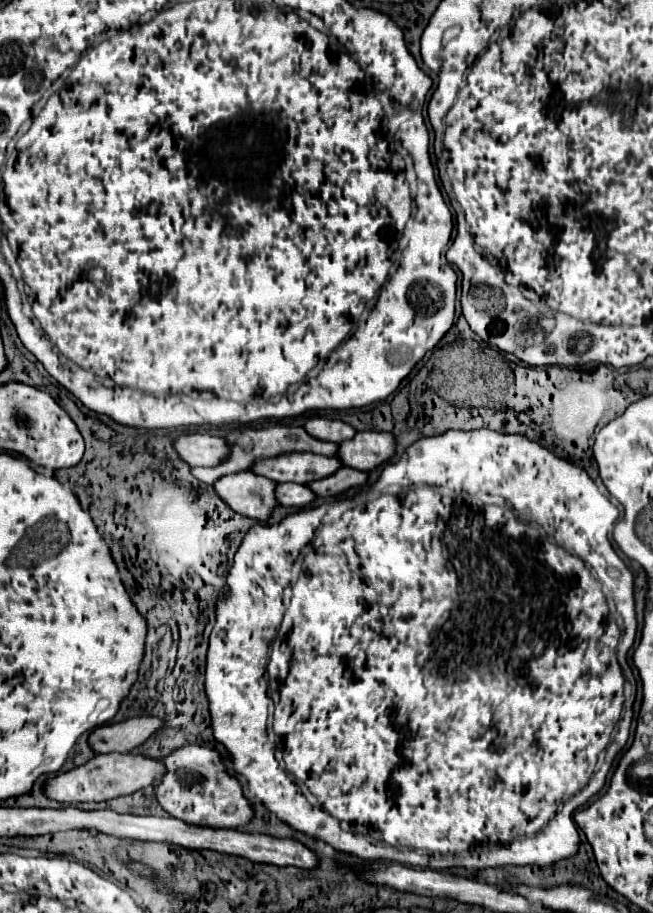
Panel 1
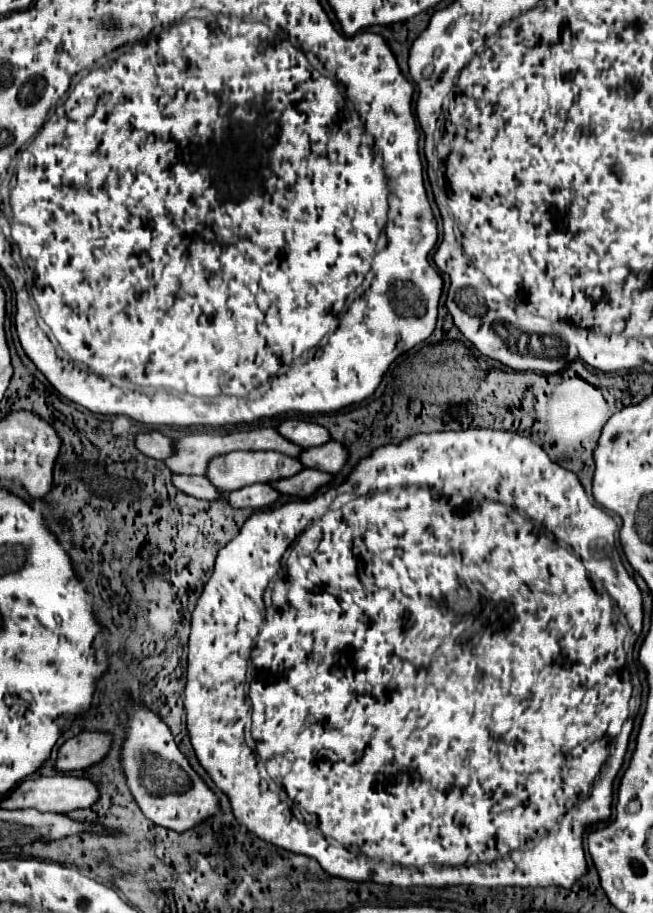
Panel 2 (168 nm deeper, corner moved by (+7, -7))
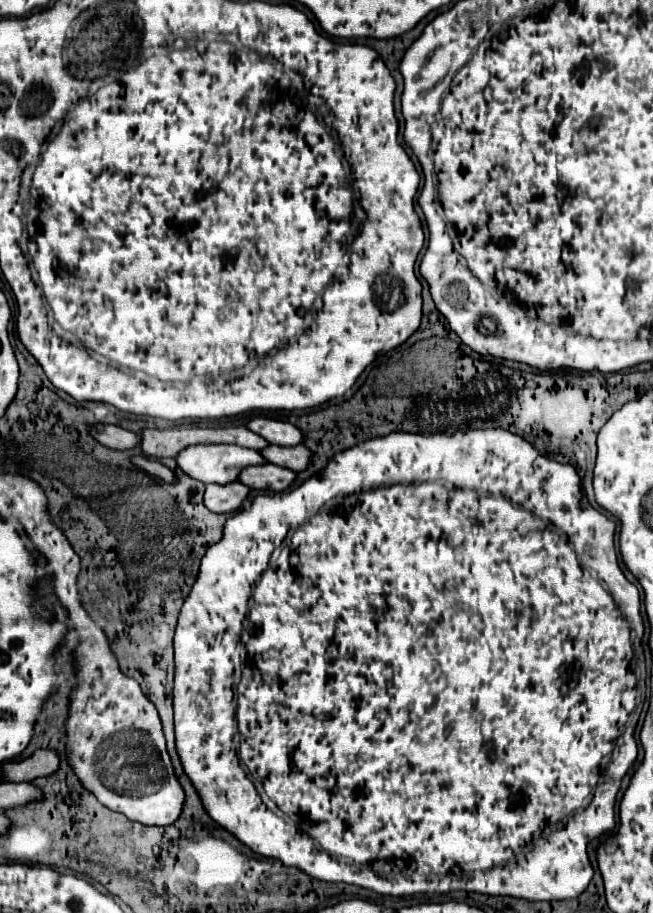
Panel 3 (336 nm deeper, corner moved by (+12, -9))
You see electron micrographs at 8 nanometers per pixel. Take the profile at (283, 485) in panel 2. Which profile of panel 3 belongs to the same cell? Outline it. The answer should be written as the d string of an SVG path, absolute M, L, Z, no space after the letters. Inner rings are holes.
M264 464L260 468L246 468L246 472L242 472L242 476L238 480L242 484L250 486L252 490L284 492L294 484L296 474L292 470L276 466L276 464Z

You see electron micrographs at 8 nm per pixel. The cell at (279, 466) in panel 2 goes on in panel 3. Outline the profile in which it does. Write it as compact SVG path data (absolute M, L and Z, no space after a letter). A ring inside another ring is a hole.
M196 444L184 448L176 462L194 480L204 484L230 484L238 480L244 468L264 466L266 458L258 450L234 444Z

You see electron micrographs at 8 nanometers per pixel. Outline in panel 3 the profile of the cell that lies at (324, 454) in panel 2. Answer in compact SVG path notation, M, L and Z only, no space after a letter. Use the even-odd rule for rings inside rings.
M298 444L294 448L268 446L262 450L262 456L266 456L270 464L276 464L276 466L282 466L294 472L302 472L312 464L312 452L304 444Z

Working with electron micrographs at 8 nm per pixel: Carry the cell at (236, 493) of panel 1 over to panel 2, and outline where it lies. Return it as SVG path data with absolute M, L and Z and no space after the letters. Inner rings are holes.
M173 474L173 486L183 490L189 496L203 498L203 500L217 500L221 492L203 476L185 476L185 474Z

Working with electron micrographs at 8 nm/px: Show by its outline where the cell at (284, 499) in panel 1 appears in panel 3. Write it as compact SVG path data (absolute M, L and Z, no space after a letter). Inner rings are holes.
M234 482L226 486L208 484L204 494L204 504L212 512L236 512L242 508L248 494L250 494L250 488L242 482Z

